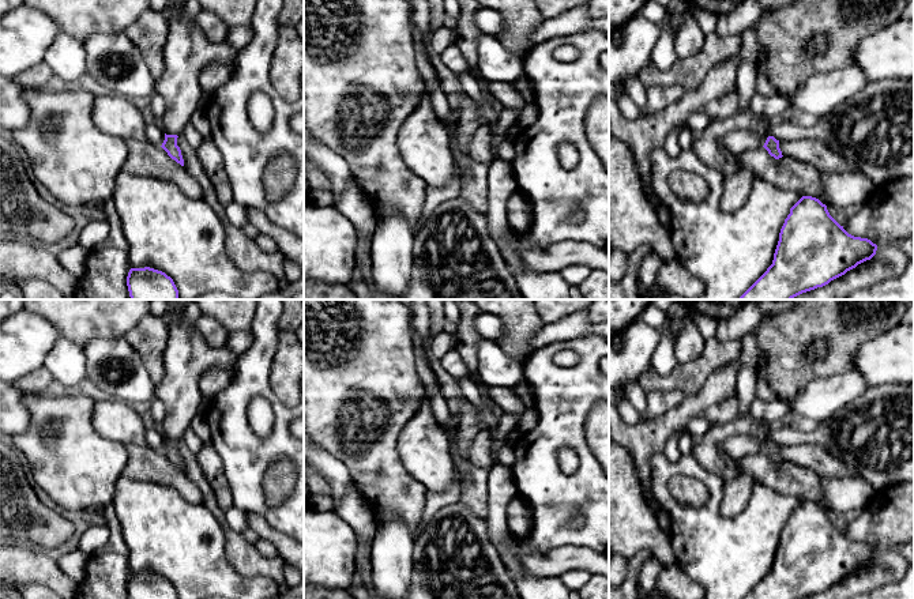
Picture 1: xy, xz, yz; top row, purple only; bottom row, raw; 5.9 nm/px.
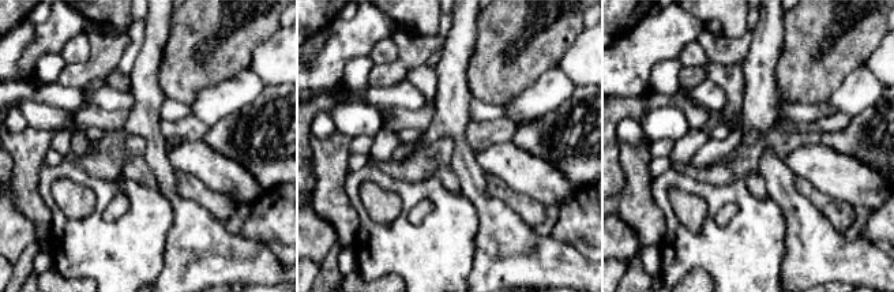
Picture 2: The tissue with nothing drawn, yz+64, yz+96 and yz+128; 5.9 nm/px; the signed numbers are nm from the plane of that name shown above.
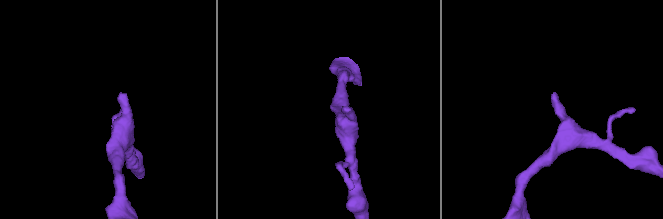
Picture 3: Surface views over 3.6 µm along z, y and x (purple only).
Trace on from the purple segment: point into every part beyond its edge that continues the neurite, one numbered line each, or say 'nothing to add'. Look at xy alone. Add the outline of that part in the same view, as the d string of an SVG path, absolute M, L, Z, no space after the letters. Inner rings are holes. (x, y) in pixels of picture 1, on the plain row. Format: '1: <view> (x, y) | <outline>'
1: xy (188, 355) | M183 309L166 321L169 340L163 354L165 374L155 389L155 398L166 406L161 432L166 440L177 441L183 440L191 421L200 412L202 374L217 368L233 374L238 359L238 354L227 346L211 347L198 332L195 323L184 323L180 319Z

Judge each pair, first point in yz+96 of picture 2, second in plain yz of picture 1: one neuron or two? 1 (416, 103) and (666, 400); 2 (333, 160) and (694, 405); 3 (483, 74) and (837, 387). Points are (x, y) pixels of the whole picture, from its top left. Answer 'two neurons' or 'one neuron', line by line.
1: one neuron
2: one neuron
3: two neurons

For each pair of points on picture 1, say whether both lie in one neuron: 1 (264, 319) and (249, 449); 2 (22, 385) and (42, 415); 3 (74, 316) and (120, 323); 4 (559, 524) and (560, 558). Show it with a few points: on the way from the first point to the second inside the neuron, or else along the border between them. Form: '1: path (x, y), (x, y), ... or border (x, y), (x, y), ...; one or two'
1: path (262, 351), (252, 377), (237, 395), (237, 417); one
2: border (23, 392), (42, 394); two
3: path (85, 316), (109, 316); one
4: border (529, 538), (540, 550), (591, 550); two

